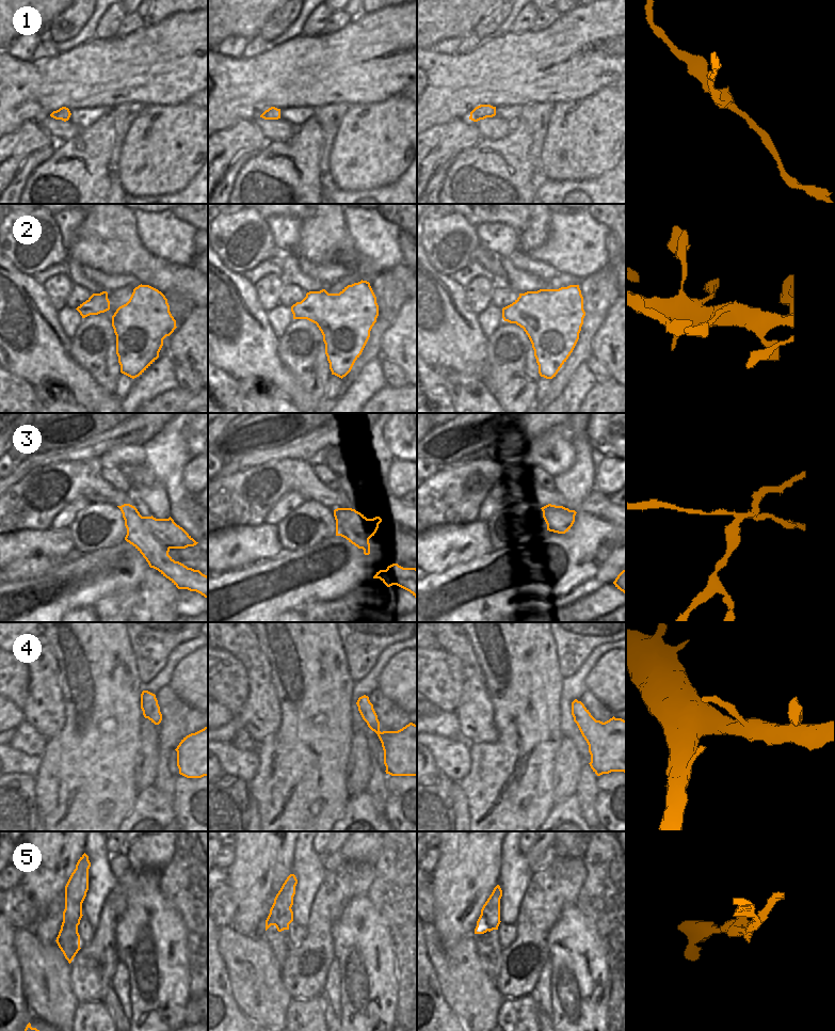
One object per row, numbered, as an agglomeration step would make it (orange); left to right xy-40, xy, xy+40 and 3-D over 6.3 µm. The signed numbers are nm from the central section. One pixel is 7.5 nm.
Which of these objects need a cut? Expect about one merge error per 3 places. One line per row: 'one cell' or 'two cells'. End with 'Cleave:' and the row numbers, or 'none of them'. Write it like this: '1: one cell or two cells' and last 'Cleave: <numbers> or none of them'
1: two cells
2: one cell
3: two cells
4: two cells
5: two cells
Cleave: 1, 3, 4, 5

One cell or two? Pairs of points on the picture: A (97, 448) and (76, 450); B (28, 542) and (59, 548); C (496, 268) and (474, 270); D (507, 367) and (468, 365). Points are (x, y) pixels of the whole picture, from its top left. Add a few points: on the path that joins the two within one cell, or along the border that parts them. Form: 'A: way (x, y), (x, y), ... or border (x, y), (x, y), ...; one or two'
A: way (92, 448), (81, 450); one
B: way (35, 542), (51, 542); one
C: border (472, 260), (481, 264), (496, 279); two
D: border (487, 342), (487, 355), (480, 378); two

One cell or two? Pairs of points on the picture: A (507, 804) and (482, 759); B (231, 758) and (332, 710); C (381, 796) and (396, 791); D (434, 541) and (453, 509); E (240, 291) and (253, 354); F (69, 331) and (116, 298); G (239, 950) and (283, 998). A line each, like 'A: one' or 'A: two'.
A: one
B: two
C: two
D: two
E: one
F: two
G: one

